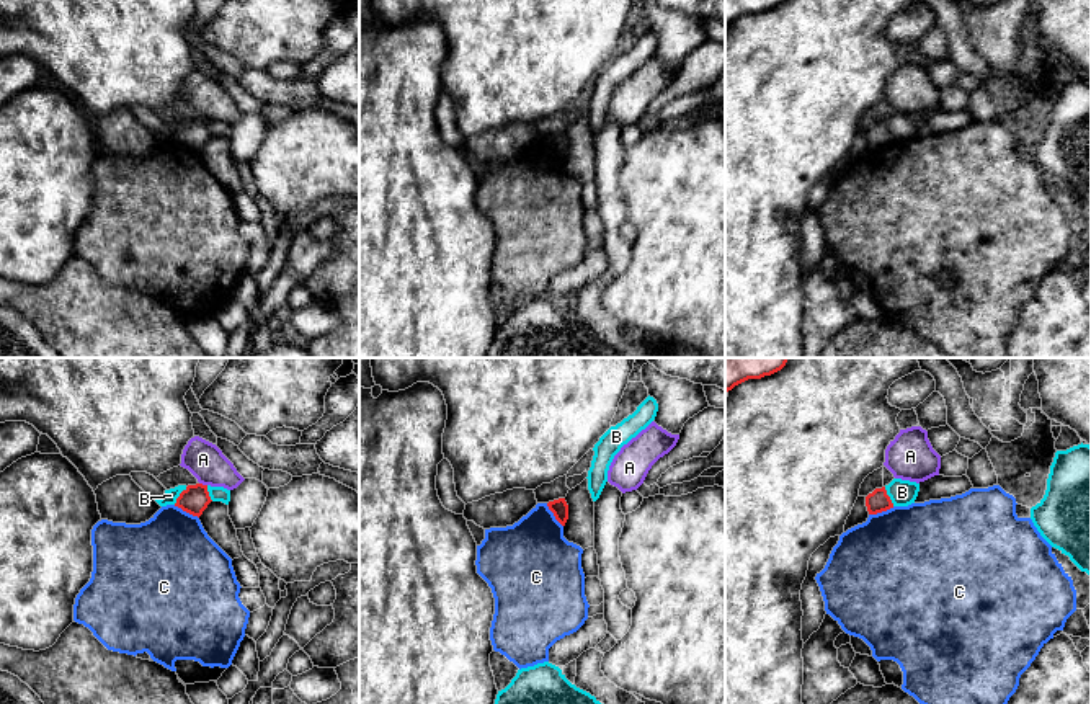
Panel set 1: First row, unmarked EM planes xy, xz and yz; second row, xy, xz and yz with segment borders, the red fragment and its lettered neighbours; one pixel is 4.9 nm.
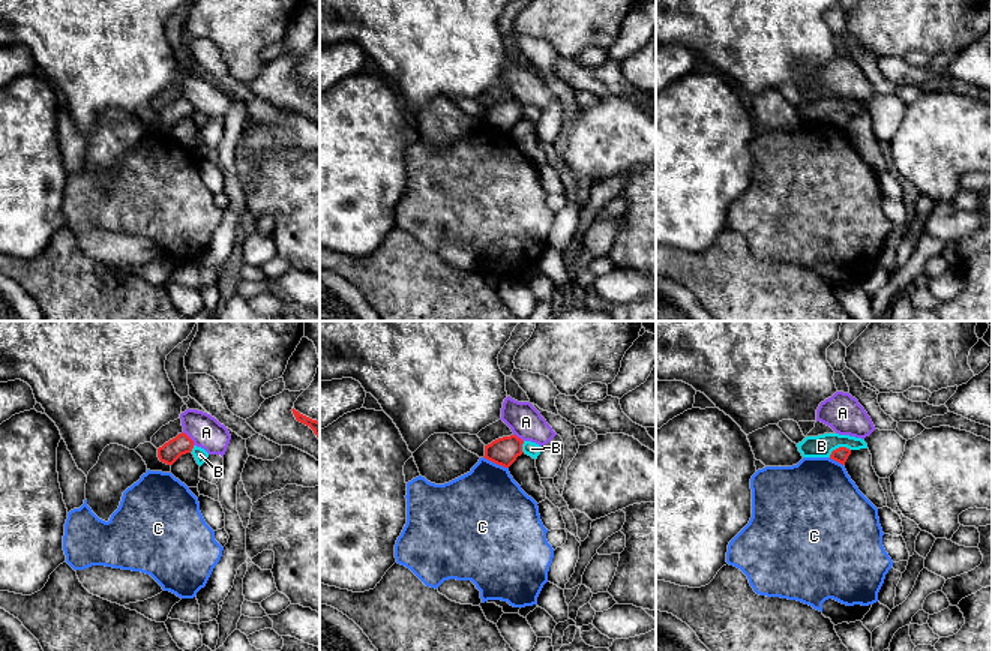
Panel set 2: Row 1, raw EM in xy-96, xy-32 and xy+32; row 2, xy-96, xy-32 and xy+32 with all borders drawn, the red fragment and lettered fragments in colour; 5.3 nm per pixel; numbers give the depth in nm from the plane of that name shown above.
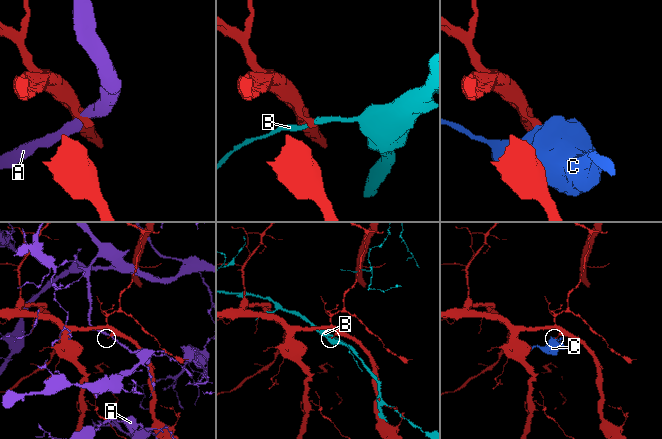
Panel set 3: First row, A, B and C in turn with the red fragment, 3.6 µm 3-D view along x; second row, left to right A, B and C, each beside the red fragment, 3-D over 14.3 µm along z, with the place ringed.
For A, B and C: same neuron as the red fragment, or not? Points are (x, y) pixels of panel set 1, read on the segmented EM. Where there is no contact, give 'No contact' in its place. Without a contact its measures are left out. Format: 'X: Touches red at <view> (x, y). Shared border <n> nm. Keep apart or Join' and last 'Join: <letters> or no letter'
A: Touches red at xy (201, 484). Shared border 40 nm. Keep apart
B: Touches red at xy (180, 495). Shared border 110 nm. Keep apart
C: Touches red at xy (187, 512). Shared border 140 nm. Keep apart
Join: no letter

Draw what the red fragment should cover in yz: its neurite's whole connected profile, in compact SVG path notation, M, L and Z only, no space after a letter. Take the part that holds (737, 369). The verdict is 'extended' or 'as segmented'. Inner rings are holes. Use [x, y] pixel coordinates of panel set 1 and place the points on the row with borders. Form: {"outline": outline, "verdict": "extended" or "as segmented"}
{"outline": "M725 358L725 390L748 379L761 379L781 371L787 358Z", "verdict": "as segmented"}

